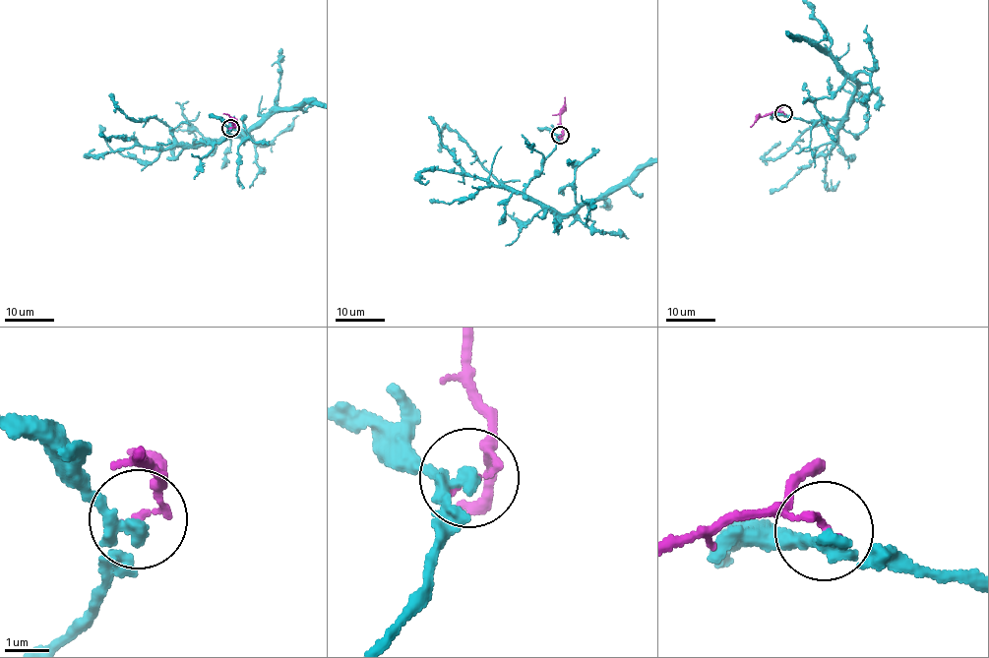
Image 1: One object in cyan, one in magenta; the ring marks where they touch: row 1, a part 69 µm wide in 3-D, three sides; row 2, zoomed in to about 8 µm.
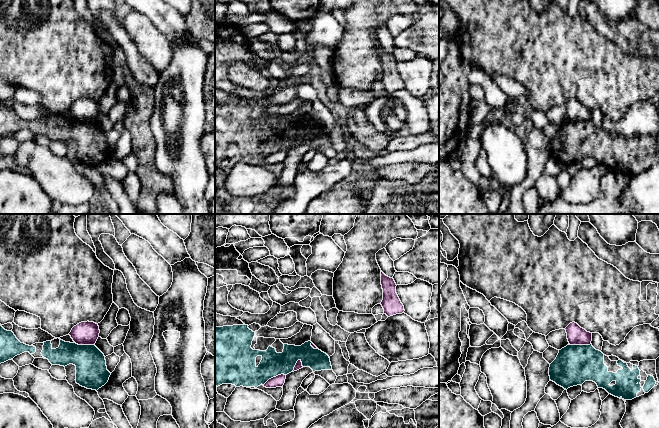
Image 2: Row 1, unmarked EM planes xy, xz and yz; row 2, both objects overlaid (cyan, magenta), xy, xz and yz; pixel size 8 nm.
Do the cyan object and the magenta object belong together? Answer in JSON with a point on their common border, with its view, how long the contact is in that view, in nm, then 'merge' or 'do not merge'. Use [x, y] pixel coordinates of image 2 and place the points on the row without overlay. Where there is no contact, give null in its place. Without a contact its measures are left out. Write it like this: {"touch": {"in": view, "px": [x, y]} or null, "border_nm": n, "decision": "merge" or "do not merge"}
{"touch": {"in": "xz", "px": [274, 152]}, "border_nm": 200, "decision": "do not merge"}

